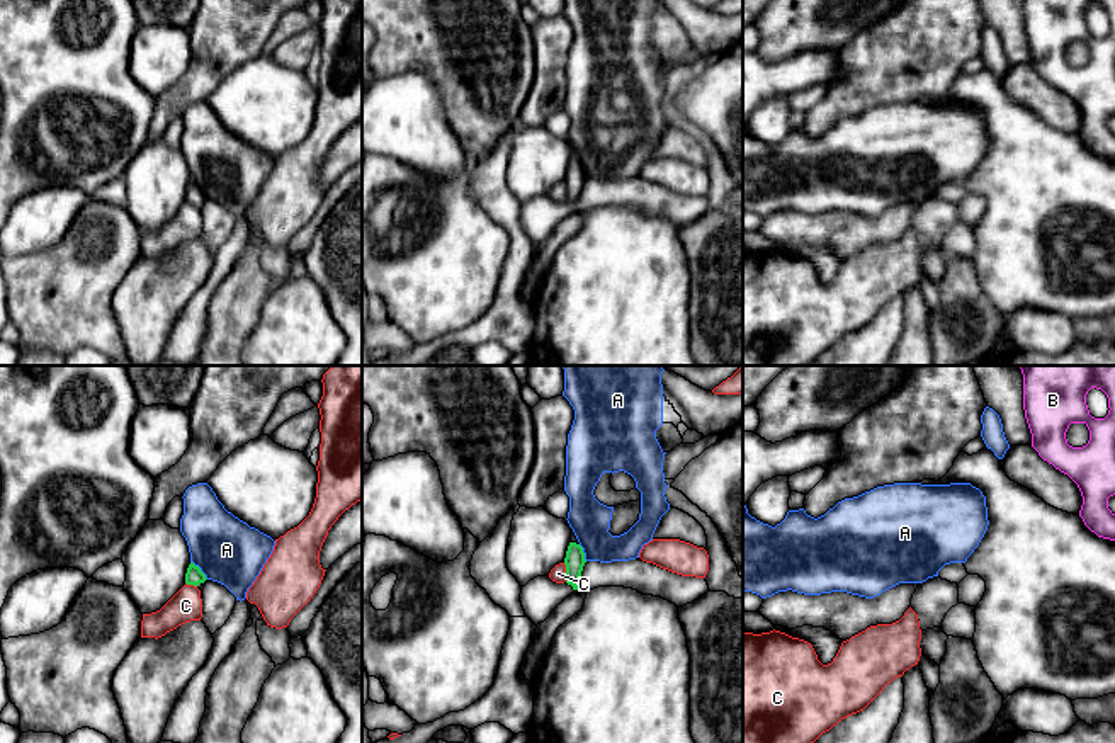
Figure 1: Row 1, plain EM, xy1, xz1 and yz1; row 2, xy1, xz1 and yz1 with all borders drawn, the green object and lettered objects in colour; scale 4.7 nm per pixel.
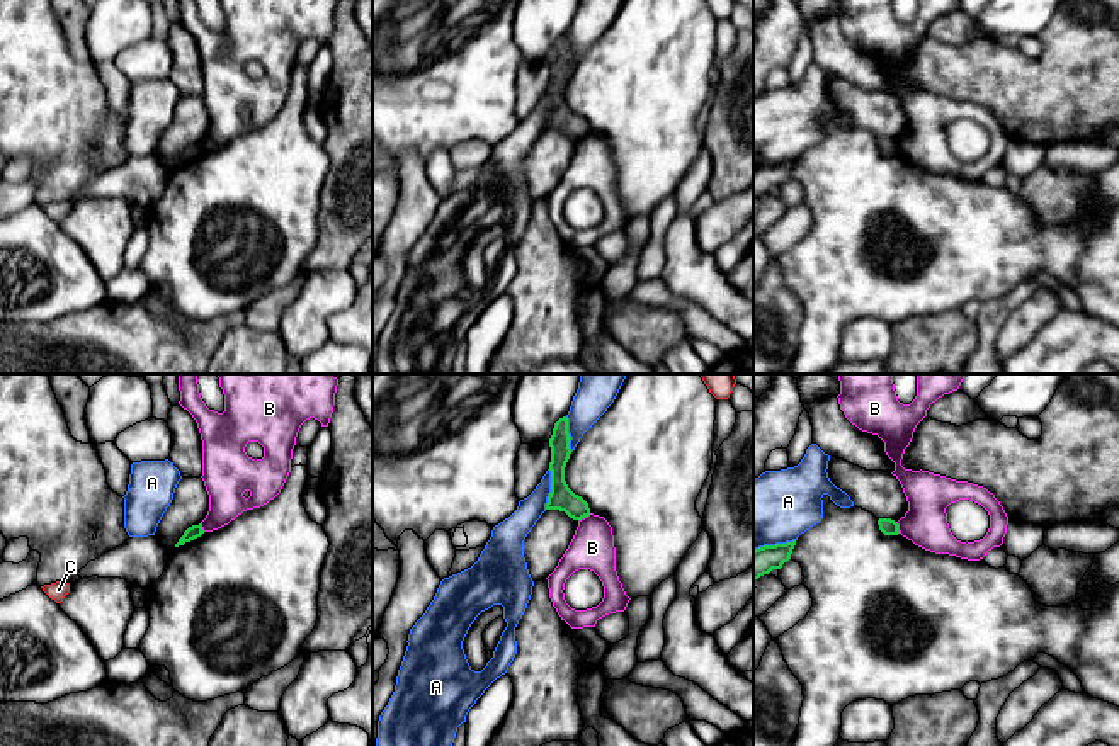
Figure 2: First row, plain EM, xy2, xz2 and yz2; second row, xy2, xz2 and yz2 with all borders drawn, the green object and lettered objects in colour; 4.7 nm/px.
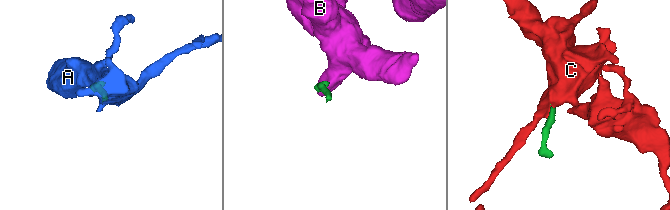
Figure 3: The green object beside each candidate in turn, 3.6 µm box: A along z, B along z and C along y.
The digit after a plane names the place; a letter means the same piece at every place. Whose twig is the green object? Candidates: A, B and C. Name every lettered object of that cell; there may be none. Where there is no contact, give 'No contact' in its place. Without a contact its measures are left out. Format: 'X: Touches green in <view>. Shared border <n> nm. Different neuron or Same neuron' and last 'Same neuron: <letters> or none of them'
A: Touches green in xz2. Shared border 190 nm. Different neuron
B: Touches green in xz2. Shared border 70 nm. Different neuron
C: Touches green in xz1. Shared border 90 nm. Different neuron
Same neuron: none of them

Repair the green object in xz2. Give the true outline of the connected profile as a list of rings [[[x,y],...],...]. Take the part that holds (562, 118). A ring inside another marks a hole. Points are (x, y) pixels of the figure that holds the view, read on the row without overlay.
[[[563,36],[554,42],[553,54],[549,58],[551,112],[548,116],[546,129],[560,129],[573,139],[582,139],[590,134],[588,122],[582,116],[575,114],[565,100],[565,87],[571,73],[570,59],[568,37]]]

